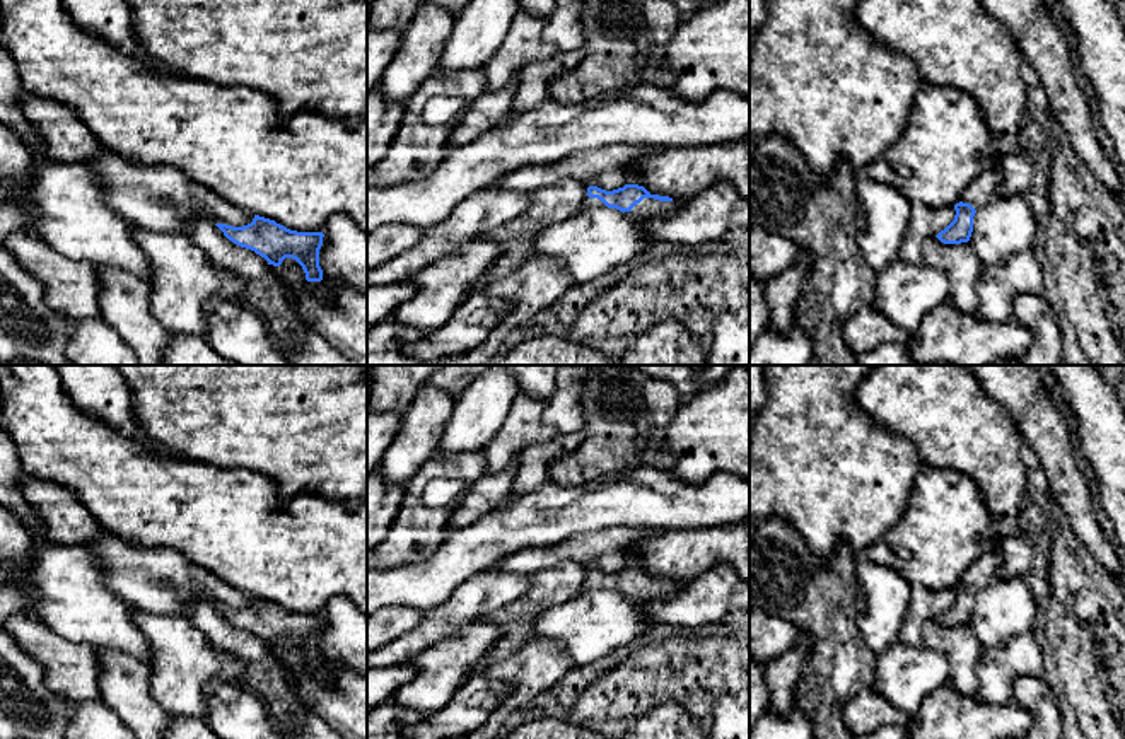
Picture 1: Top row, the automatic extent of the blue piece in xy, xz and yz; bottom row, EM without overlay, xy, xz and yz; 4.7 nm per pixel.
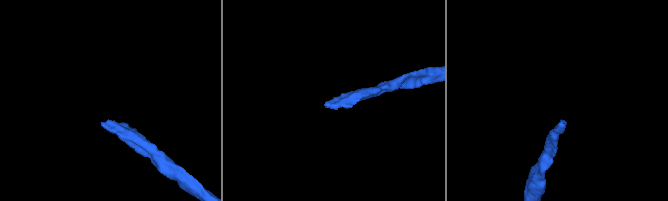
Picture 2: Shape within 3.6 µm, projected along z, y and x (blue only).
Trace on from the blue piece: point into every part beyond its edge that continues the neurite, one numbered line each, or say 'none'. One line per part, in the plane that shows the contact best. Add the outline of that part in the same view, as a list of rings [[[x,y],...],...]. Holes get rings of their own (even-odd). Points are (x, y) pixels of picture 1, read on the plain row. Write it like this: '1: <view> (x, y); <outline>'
1: xz (647, 591); [[[644,580],[640,585],[637,585],[630,594],[625,594],[627,597],[650,602],[650,601],[661,601],[673,597],[681,587],[676,584],[659,584],[654,580]]]

